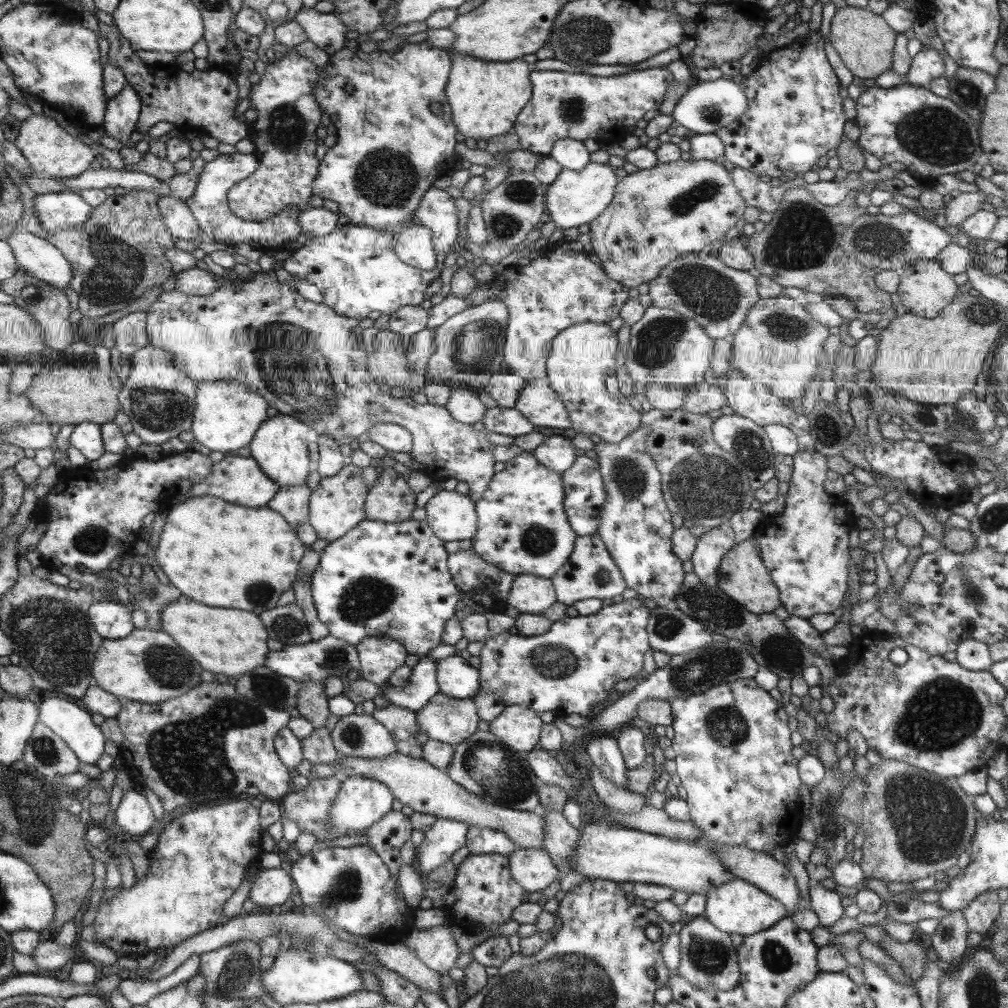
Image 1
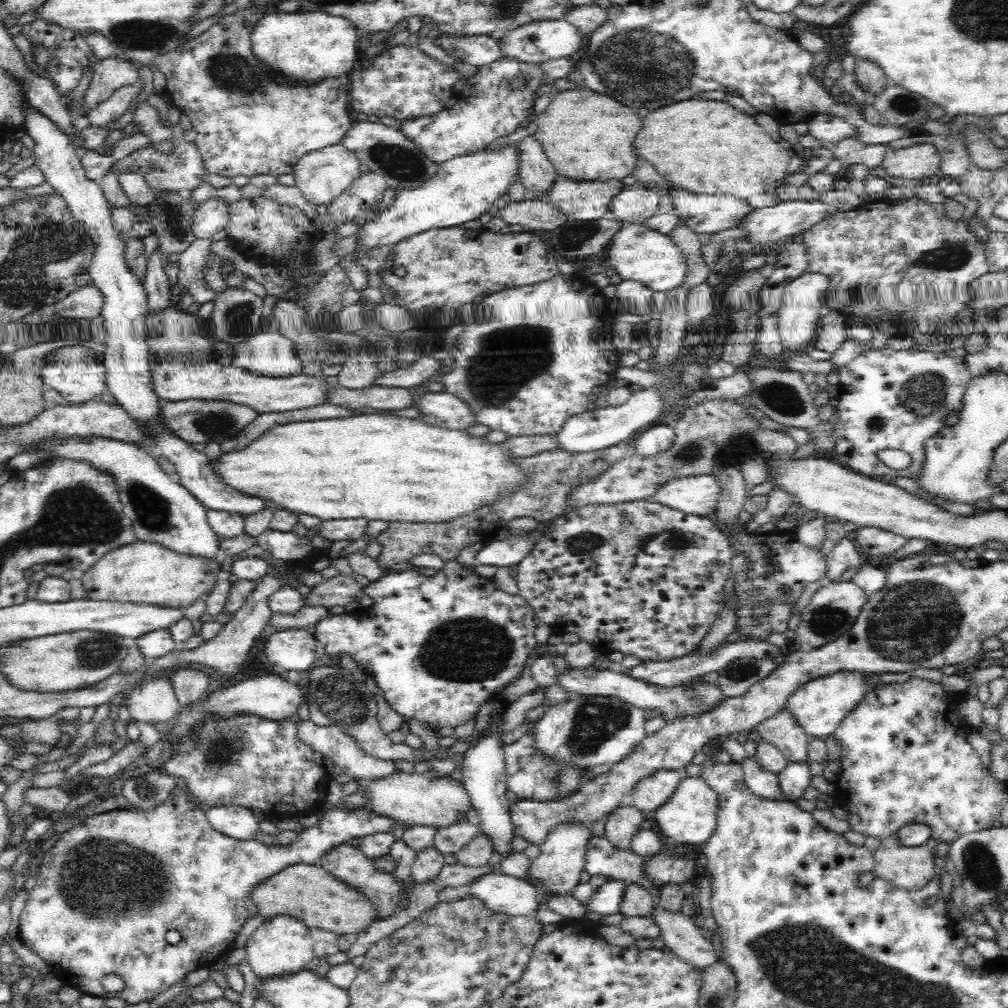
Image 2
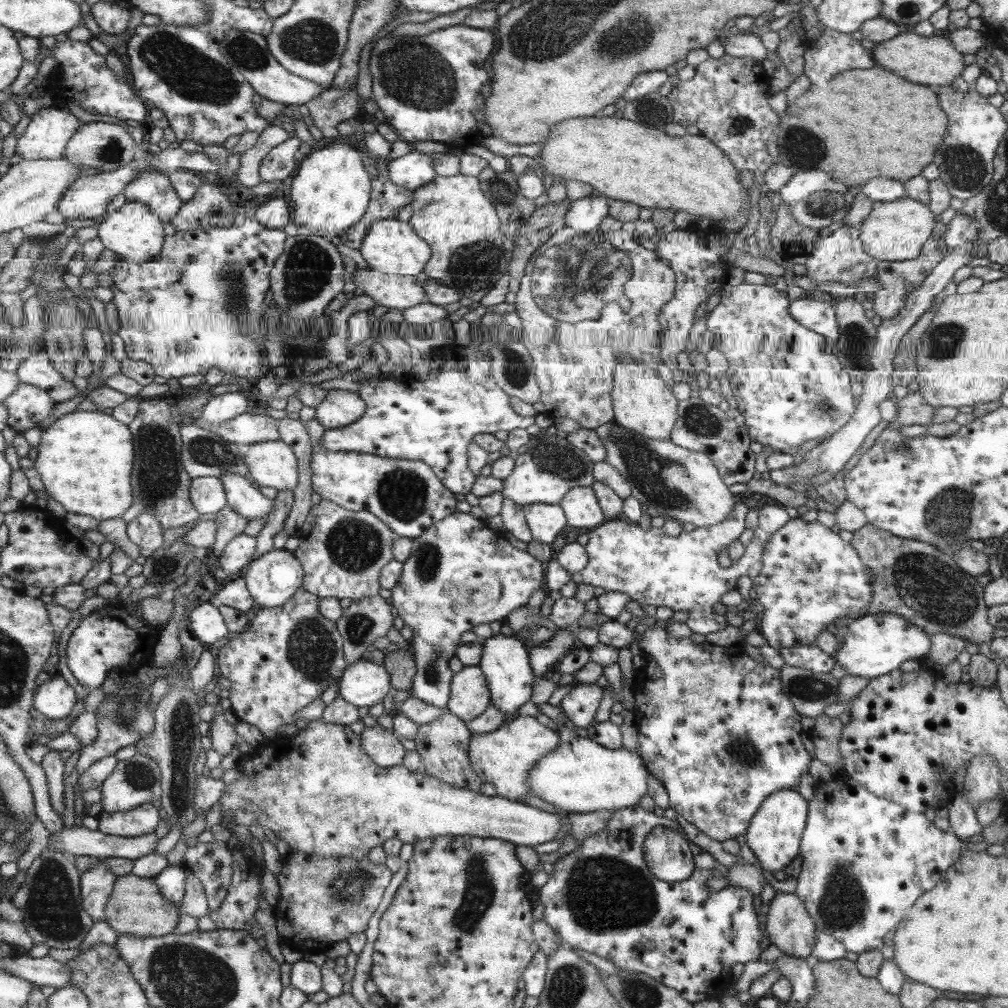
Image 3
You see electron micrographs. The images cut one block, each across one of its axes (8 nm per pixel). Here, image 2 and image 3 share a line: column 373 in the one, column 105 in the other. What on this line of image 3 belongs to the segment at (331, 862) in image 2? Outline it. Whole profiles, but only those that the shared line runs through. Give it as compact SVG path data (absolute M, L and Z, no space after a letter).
M97 863L95 868L82 873L83 907L95 922L105 920L106 903L113 895L118 877L107 863Z

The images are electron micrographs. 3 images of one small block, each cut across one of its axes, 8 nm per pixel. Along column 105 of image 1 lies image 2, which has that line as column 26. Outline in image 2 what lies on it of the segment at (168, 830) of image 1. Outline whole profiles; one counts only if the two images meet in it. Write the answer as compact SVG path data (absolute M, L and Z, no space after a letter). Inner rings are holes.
M180 794L172 797L166 802L163 802L156 808L148 810L129 810L128 808L114 809L105 813L96 813L88 816L80 824L75 824L74 827L67 832L64 832L55 837L52 842L44 849L39 856L38 874L35 887L29 892L26 907L21 912L19 917L19 935L18 939L22 944L26 945L30 950L35 952L46 964L49 970L54 974L63 985L74 986L81 992L86 992L92 996L104 998L122 998L129 1004L138 1004L138 1002L149 1001L166 992L170 986L174 986L176 982L184 980L187 974L192 971L209 968L212 962L216 962L218 958L222 958L224 954L228 954L234 948L233 944L237 934L240 932L244 923L253 916L258 915L256 906L249 902L249 892L253 886L270 878L276 872L284 870L284 867L290 864L318 864L329 850L348 842L352 838L359 839L368 834L376 834L376 832L391 832L391 828L398 824L390 818L369 813L367 807L354 807L351 810L344 808L332 808L326 810L323 817L312 827L301 831L298 838L291 842L290 845L266 845L257 840L239 841L235 838L230 838L228 835L218 832L208 822L206 813L200 808L198 802L190 800L186 795ZM169 930L177 930L181 934L181 941L172 945L166 941L166 932ZM115 973L125 982L125 987L122 991L108 992L104 990L101 980L108 974Z

